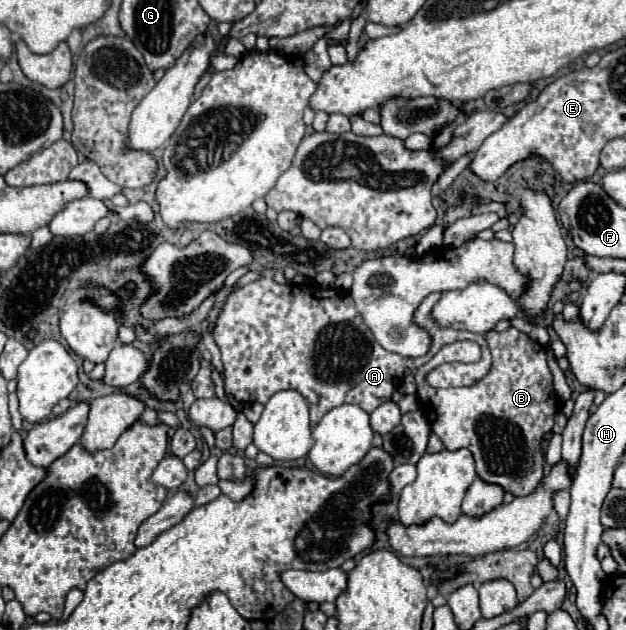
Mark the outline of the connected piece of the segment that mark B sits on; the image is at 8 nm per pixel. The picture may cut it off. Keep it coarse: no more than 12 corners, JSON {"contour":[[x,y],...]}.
{"contour":[[487,332],[493,366],[469,388],[417,396],[447,450],[515,498],[545,476],[561,402],[545,348]]}

